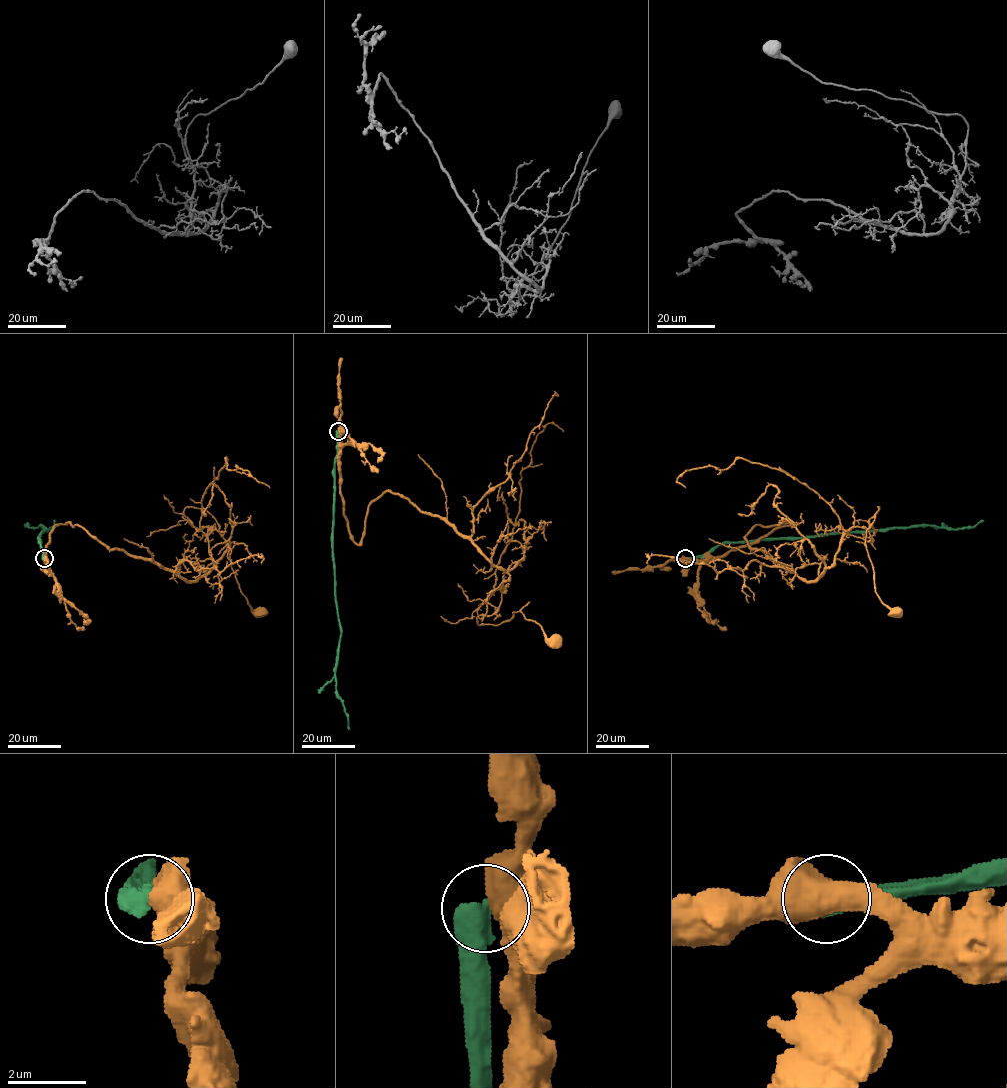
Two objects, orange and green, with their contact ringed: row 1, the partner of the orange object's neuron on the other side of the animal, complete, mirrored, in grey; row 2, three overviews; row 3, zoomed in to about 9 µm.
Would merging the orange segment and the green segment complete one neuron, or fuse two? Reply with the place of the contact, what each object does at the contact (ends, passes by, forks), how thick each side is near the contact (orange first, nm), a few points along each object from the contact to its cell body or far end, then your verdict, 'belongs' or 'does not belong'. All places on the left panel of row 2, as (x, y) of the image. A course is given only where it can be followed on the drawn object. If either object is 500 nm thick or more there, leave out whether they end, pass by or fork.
(44, 558) | 550/600 nm | orange via (44, 559), (69, 523), (195, 580), (215, 565), (207, 527), (183, 517), (195, 507), (260, 610) | green via (43, 559), (39, 537), (47, 529), (41, 525), (53, 527), (55, 520) | does not belong

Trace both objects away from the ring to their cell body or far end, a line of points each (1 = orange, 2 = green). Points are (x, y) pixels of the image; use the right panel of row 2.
1: (685, 559), (797, 523), (745, 539), (814, 580), (878, 507), (866, 550), (897, 610)
2: (685, 559), (703, 557), (723, 543), (924, 525), (966, 528), (984, 520)

